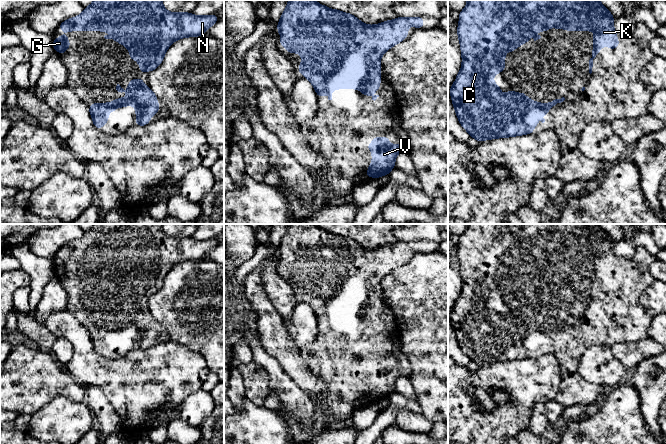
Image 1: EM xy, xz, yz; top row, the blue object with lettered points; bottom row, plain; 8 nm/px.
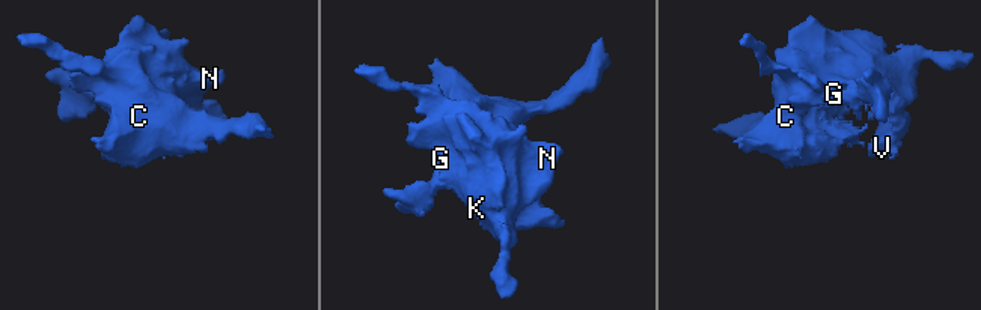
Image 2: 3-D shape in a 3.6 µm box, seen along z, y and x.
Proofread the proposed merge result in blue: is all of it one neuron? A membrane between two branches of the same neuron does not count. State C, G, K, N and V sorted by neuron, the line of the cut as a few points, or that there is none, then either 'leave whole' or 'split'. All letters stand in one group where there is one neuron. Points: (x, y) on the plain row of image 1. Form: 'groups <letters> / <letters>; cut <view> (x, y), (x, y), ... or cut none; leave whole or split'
groups C G K N V; cut none; leave whole

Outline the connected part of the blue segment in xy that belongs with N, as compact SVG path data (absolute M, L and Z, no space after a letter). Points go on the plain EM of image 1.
M94 224L93 227L84 232L84 235L69 242L59 249L61 255L115 255L115 259L105 259L105 263L114 263L117 267L123 268L131 278L129 283L135 283L140 288L140 298L145 295L152 296L163 285L165 277L170 269L185 261L199 261L218 243L216 238L196 240L193 237L167 235L162 228L163 224Z

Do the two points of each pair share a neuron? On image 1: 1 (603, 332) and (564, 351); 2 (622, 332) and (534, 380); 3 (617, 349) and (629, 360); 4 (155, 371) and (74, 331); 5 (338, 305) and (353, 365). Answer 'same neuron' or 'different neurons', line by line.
1: same neuron
2: different neurons
3: same neuron
4: same neuron
5: same neuron

